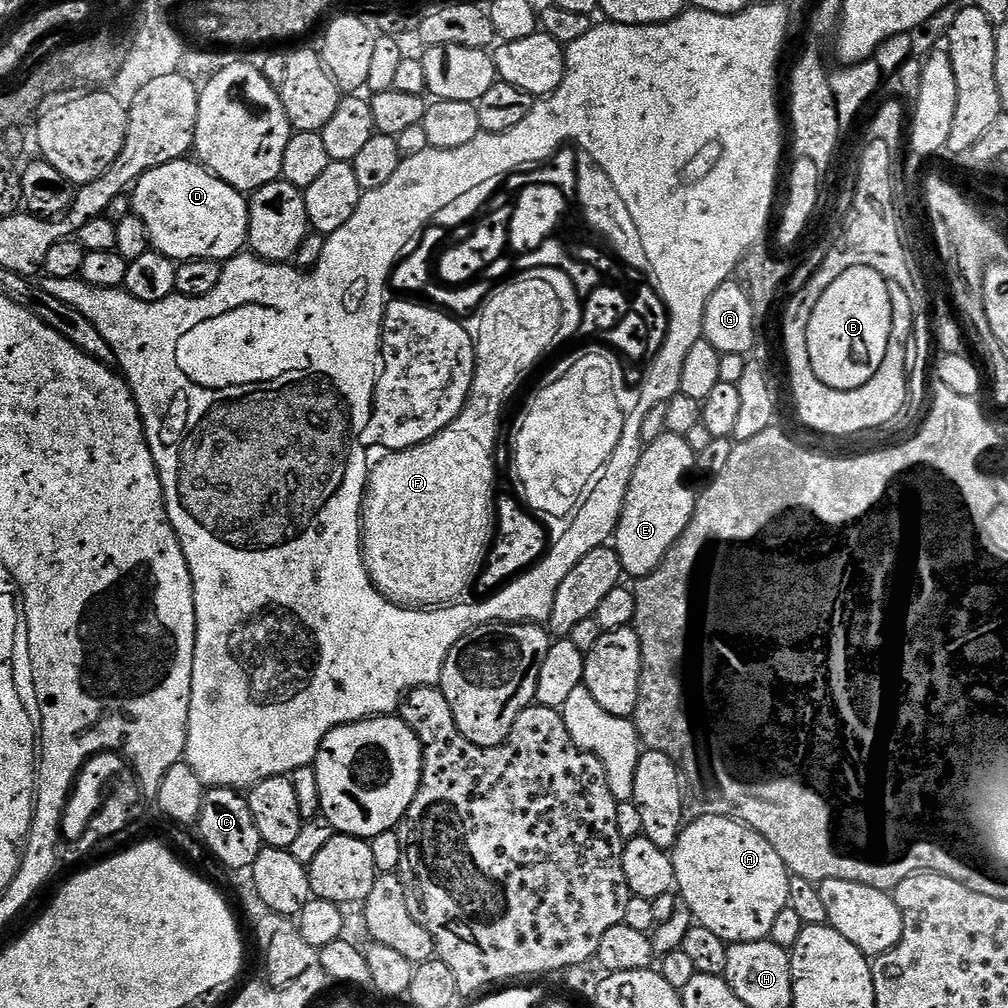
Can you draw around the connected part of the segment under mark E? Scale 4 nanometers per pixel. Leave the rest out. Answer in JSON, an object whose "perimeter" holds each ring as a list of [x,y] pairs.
{"perimeter":[[[665,432],[645,447],[634,478],[626,490],[620,521],[616,527],[614,547],[625,573],[629,577],[643,578],[659,566],[666,550],[678,542],[696,510],[697,493],[684,485],[688,471],[696,468],[696,455],[683,436]]]}

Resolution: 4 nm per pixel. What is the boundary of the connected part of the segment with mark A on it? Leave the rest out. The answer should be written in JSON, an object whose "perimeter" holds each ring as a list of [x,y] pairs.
{"perimeter":[[[704,816],[681,827],[680,837],[671,848],[670,855],[679,899],[683,907],[692,911],[695,923],[706,926],[706,930],[718,934],[718,938],[728,945],[768,939],[774,918],[778,918],[778,914],[788,907],[790,873],[782,858],[778,858],[778,850],[774,850],[774,846],[770,846],[762,834],[730,817]]]}

